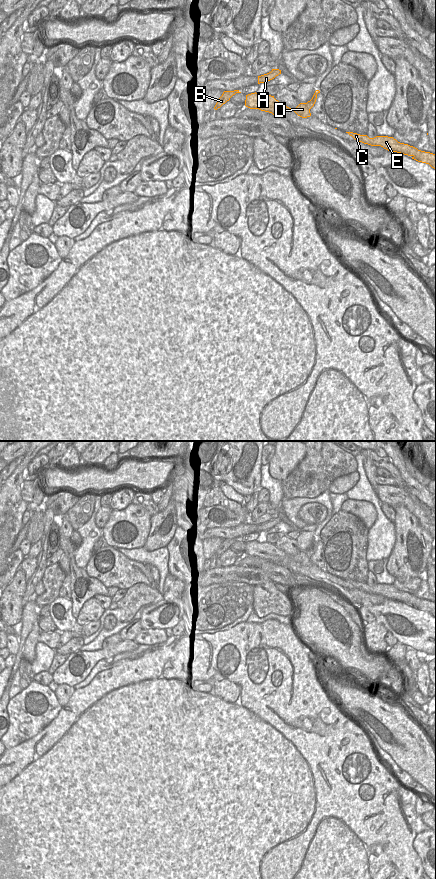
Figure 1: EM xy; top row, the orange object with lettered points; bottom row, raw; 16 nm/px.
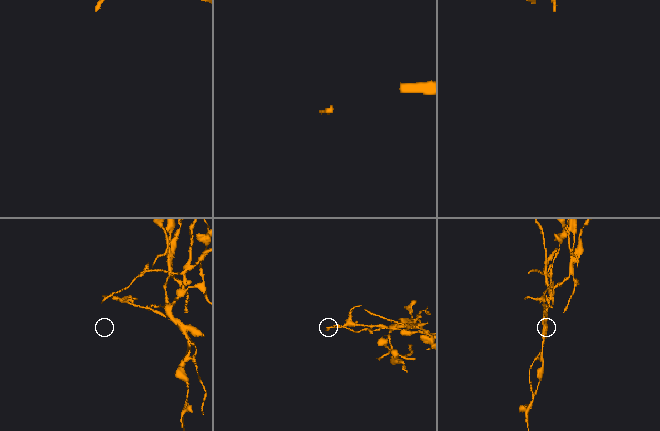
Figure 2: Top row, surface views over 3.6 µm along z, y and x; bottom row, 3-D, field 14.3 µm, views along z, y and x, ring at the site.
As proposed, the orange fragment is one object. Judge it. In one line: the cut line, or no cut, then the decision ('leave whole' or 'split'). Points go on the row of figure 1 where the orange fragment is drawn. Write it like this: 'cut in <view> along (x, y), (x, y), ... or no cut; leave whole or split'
cut in xy along (238, 90), (231, 91); split

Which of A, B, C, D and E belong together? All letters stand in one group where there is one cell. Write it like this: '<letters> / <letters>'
A B / C D E

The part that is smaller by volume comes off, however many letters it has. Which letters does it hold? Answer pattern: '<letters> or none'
A, B.

